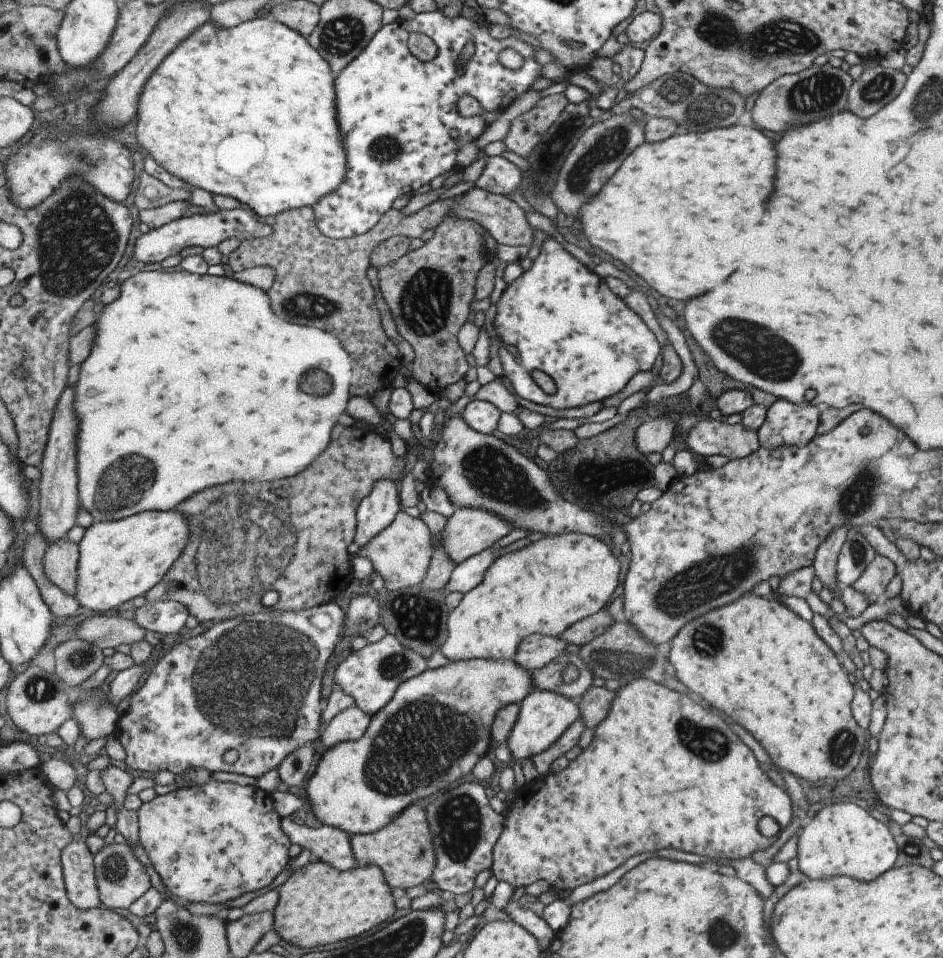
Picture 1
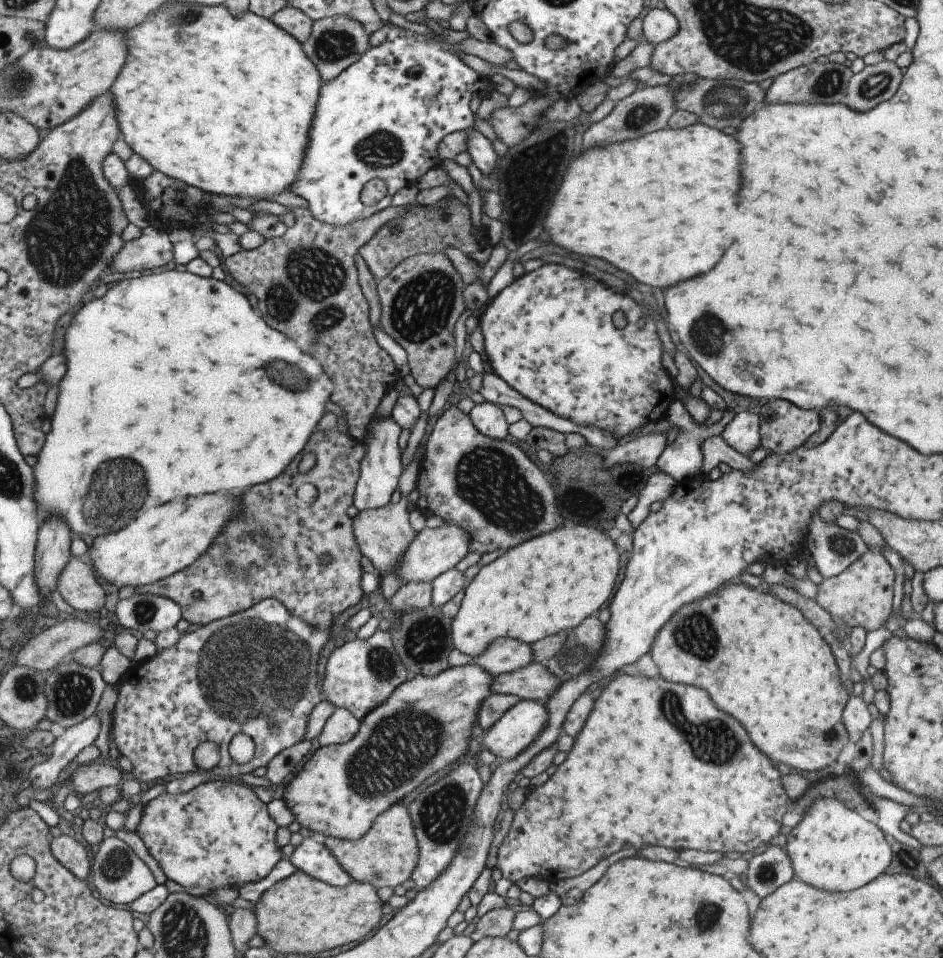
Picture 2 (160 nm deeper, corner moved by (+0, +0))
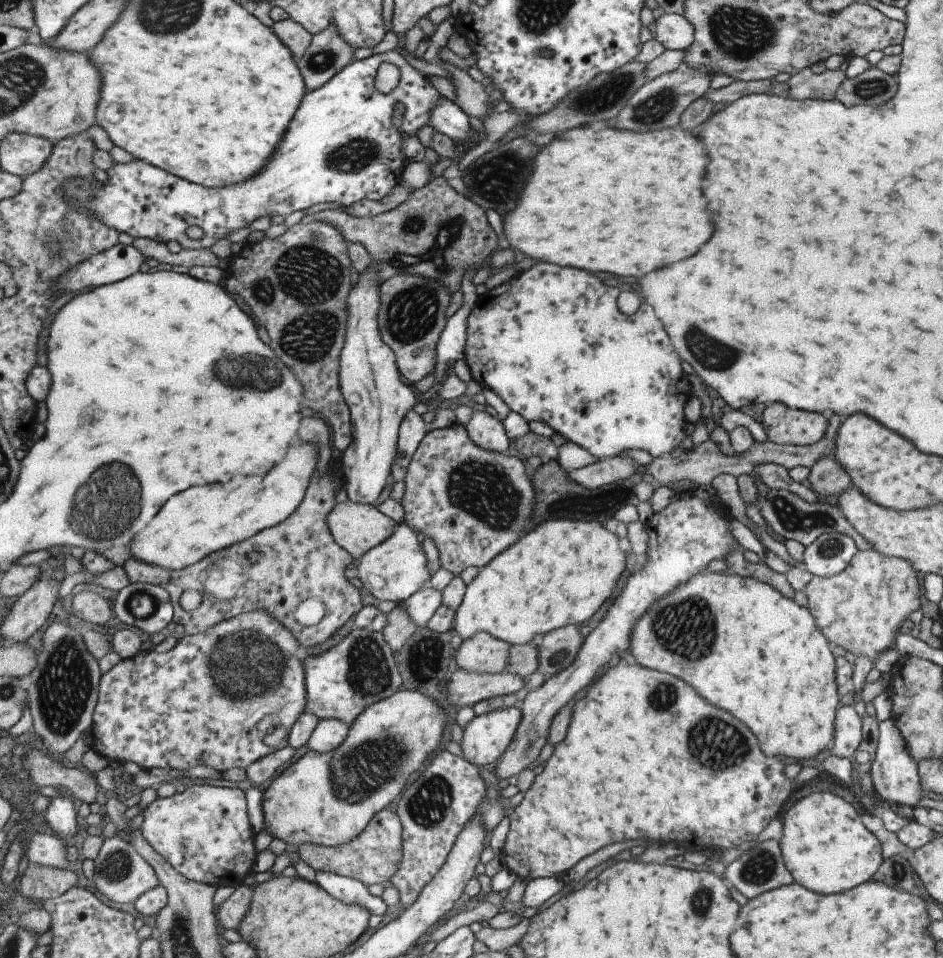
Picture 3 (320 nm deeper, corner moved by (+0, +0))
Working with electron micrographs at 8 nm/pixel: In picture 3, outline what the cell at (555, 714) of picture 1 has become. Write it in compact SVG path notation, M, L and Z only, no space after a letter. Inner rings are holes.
M514 707L475 715L461 731L461 756L476 767L492 769L511 742L519 719L520 709Z

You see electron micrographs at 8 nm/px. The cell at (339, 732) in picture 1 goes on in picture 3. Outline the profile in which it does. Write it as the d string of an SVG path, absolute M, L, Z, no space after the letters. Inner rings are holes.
M321 718L318 720L317 726L313 728L306 746L309 752L330 752L345 740L348 730L349 725L344 724L341 720Z

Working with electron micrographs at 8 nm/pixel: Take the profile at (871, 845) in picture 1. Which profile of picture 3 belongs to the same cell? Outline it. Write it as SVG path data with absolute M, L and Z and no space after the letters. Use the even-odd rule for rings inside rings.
M819 790L799 799L785 810L778 845L783 864L792 876L793 882L822 895L845 892L861 882L871 881L877 867L883 861L879 841L861 824L859 815L853 807L839 796Z

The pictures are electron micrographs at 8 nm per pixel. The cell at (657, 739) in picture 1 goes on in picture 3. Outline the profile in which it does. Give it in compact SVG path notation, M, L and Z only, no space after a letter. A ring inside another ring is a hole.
M619 659L617 664L607 669L597 680L594 680L585 694L575 702L572 708L565 732L565 740L561 740L549 758L545 762L543 770L533 777L530 787L523 793L523 799L518 806L508 814L509 826L506 840L500 850L499 858L503 866L511 871L521 880L531 880L535 877L561 878L567 870L575 866L579 860L585 858L587 854L593 854L601 846L613 844L613 842L623 842L623 840L655 840L655 842L679 842L691 848L705 849L728 849L737 846L745 841L754 840L755 836L767 826L767 823L776 818L783 808L783 802L787 800L789 792L793 790L792 782L783 774L785 758L783 756L773 756L765 758L757 746L755 736L749 732L749 728L741 722L737 722L729 712L723 712L711 704L707 704L697 692L681 682L679 678L673 678L669 674L656 670L649 670L644 666L628 664L623 659Z

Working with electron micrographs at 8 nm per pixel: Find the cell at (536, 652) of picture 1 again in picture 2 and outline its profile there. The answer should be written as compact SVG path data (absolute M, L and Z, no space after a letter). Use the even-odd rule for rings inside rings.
M509 637L495 639L472 661L491 677L502 675L532 662L530 644Z

